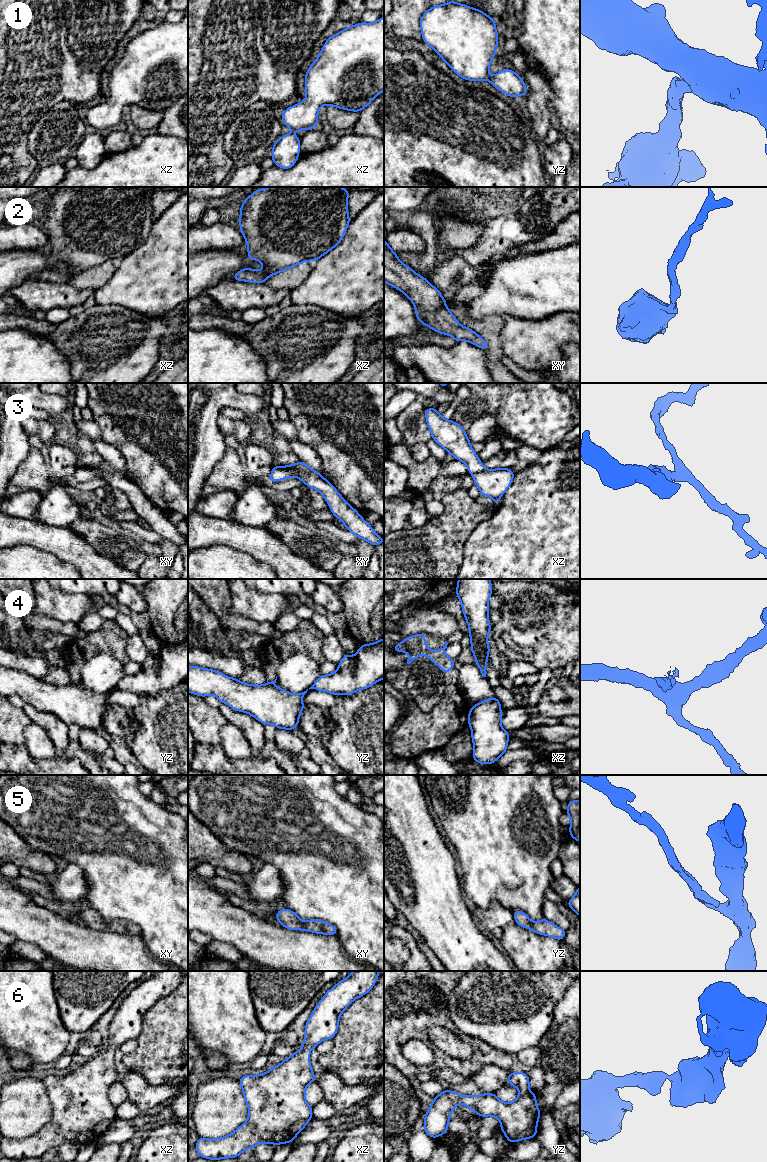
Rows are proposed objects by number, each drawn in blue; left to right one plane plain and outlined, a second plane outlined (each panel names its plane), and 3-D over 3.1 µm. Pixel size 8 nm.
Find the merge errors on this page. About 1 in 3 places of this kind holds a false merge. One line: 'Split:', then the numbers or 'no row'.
Split: 4

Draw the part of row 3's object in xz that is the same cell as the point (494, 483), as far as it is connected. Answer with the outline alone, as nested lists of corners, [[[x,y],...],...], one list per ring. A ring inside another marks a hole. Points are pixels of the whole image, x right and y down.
[[[436,407],[425,408],[425,417],[432,439],[455,459],[465,463],[480,494],[490,496],[493,504],[498,505],[499,499],[511,485],[516,473],[510,468],[501,467],[486,470],[472,449],[466,431],[453,420],[445,420]]]

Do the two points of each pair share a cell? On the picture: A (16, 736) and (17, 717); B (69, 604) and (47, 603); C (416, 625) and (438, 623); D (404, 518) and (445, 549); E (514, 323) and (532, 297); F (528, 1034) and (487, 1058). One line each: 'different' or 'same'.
A: same
B: same
C: same
D: different
E: different
F: different

